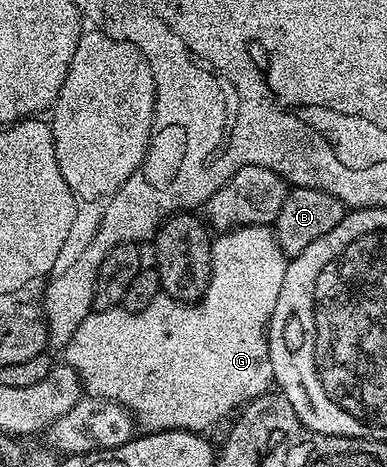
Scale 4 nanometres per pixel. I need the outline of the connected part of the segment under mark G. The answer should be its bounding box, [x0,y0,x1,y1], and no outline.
[62,226,288,433]

